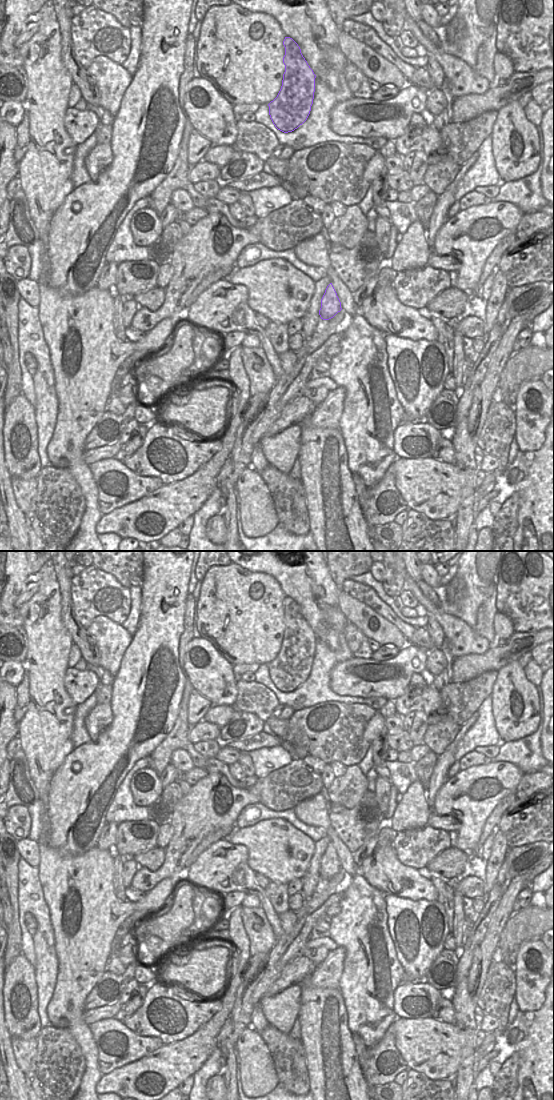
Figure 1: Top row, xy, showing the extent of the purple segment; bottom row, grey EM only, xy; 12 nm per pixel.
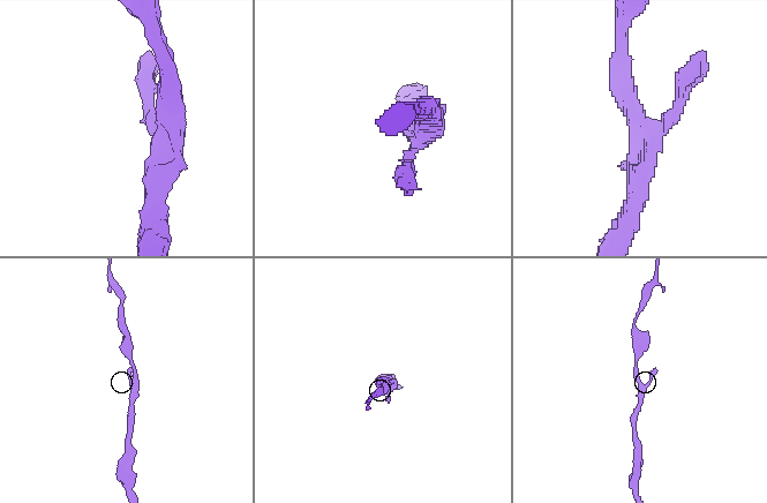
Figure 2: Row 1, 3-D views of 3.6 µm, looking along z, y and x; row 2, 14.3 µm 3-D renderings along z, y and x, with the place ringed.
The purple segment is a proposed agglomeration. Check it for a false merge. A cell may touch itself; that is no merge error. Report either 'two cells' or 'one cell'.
one cell

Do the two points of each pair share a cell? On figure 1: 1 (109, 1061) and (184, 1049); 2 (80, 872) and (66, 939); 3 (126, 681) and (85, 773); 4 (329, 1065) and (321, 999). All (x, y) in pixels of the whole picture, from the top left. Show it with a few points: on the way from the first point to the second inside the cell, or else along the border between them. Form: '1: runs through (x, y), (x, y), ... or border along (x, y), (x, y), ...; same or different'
1: border along (163, 1044), (139, 1059), (124, 1065); different
2: runs through (80, 890), (83, 905), (83, 926); same
3: runs through (126, 704), (126, 732), (108, 750); same
4: runs through (329, 1049), (324, 1035), (322, 1015); same

